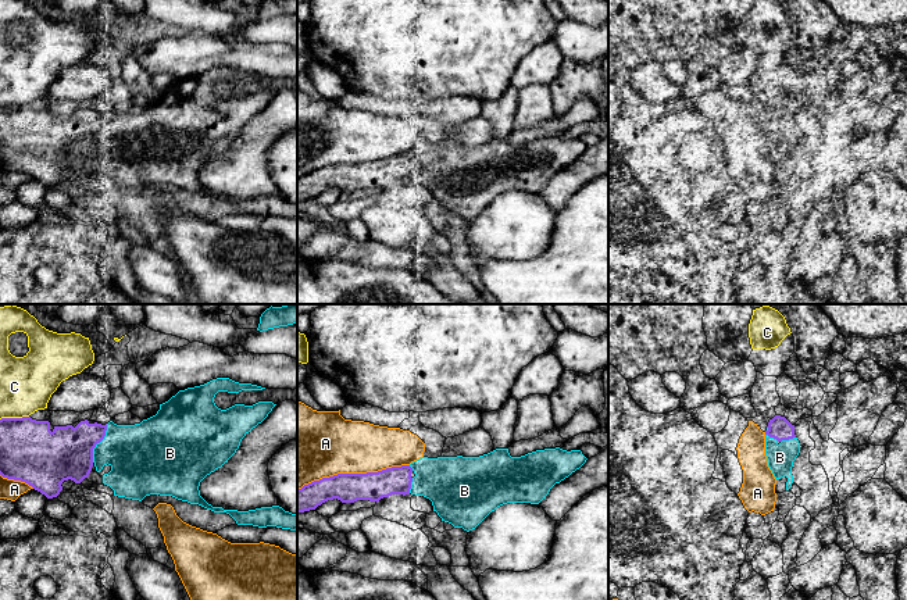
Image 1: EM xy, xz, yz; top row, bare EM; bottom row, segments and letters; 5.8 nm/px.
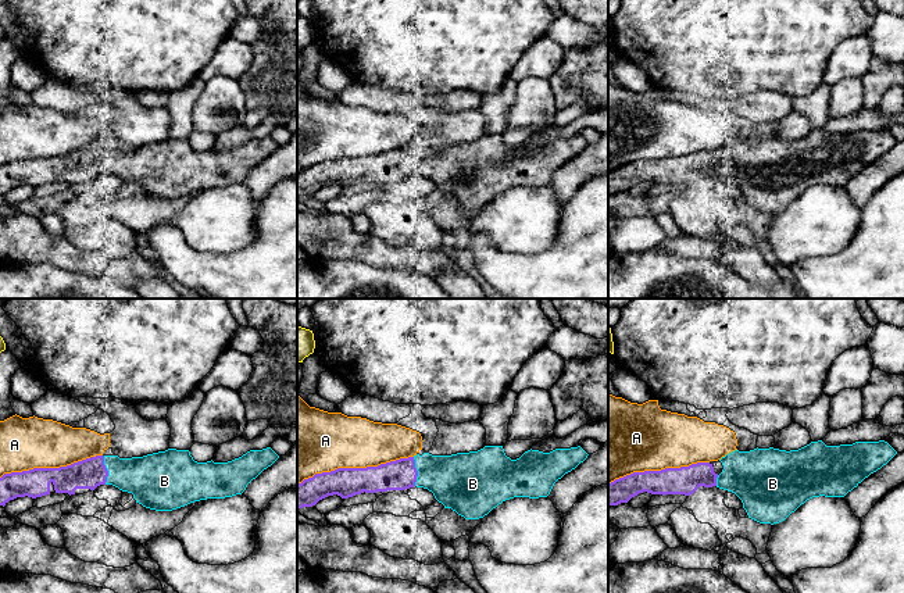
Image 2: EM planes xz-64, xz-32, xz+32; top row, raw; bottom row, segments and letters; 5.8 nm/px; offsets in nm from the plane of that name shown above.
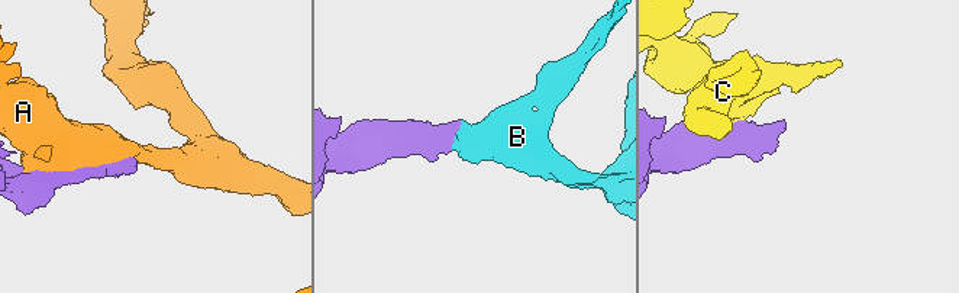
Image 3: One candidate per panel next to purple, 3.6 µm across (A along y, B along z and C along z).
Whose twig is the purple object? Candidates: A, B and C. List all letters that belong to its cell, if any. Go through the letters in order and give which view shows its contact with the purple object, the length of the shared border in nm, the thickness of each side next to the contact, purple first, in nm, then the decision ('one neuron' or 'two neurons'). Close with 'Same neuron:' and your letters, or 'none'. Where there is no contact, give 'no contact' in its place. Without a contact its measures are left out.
A: xz | 650 nm | 170/380 nm | two neurons
B: xy | 240 nm | 300/340 nm | one neuron
C: xy | 170 nm | 360/320 nm | two neurons
Same neuron: B

